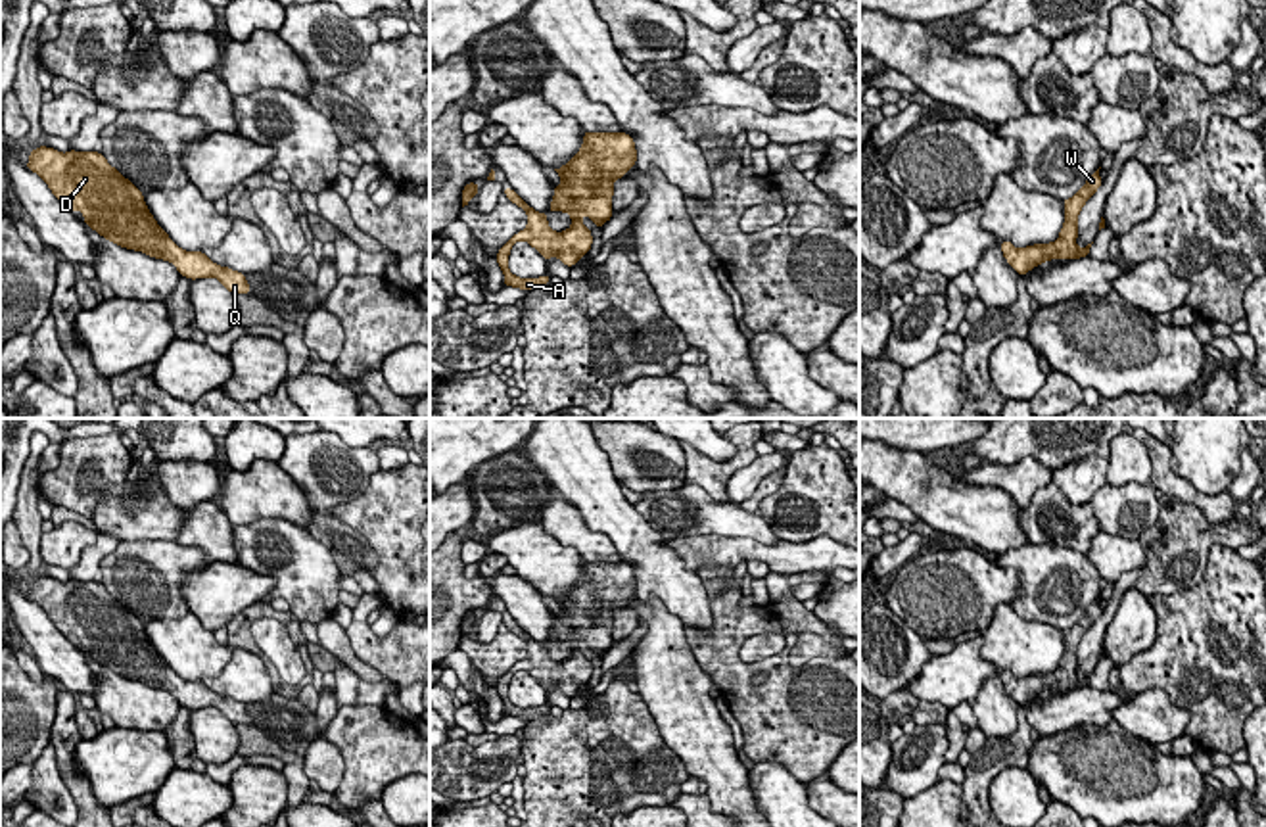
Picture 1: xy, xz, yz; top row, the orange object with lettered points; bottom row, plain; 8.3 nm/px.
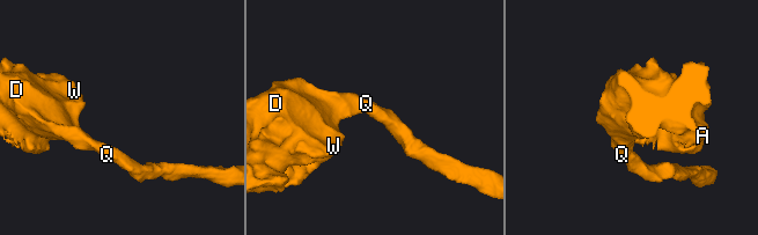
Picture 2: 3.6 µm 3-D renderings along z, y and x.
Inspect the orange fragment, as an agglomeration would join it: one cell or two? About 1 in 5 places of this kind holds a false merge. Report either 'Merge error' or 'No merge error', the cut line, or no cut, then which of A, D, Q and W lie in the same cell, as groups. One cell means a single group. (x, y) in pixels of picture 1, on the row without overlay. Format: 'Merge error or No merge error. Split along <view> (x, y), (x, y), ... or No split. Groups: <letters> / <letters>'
No merge error. No split. Groups: A D Q W

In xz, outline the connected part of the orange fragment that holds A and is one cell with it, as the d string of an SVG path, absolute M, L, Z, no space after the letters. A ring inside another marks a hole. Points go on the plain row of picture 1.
M583 562L583 576L562 597L554 599L562 614L554 614L554 626L547 643L535 641L510 616L503 624L528 643L528 654L516 662L497 681L497 693L504 704L503 716L533 720L551 714L551 704L539 708L520 708L508 698L508 685L516 672L524 670L535 677L543 689L558 687L566 697L574 697L593 675L591 660L581 652L587 645L595 656L602 658L612 649L614 610L627 604L637 595L633 566L627 562ZM549 643L568 643L572 656L556 662L549 656Z

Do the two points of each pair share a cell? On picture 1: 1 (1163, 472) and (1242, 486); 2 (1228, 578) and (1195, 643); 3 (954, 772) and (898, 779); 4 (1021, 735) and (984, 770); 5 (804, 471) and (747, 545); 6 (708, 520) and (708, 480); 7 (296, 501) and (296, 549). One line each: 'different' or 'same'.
1: different
2: same
3: different
4: same
5: different
6: different
7: different

